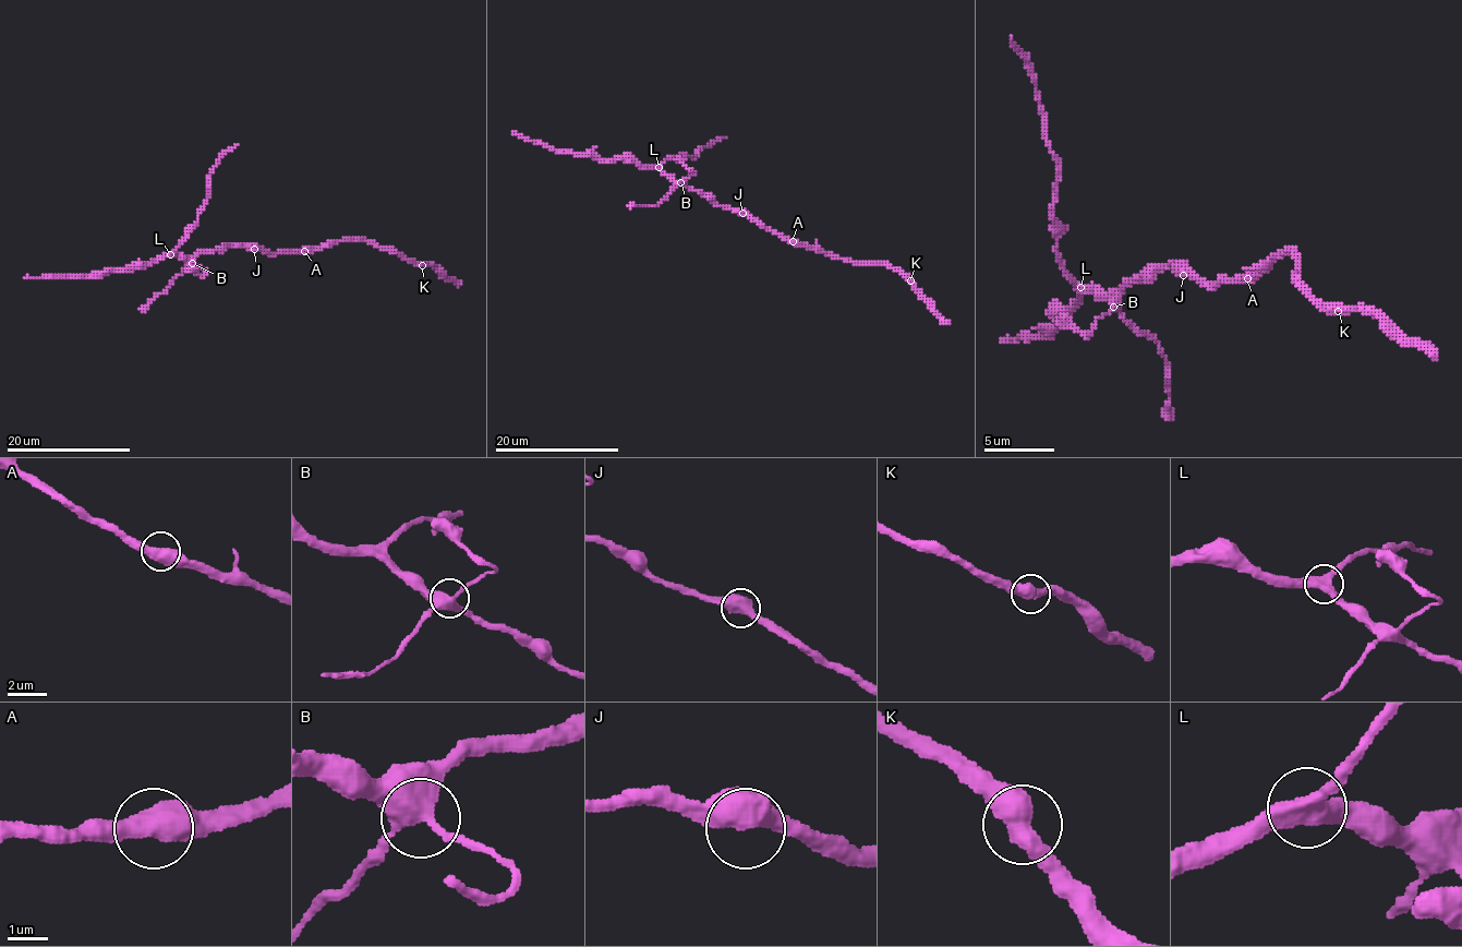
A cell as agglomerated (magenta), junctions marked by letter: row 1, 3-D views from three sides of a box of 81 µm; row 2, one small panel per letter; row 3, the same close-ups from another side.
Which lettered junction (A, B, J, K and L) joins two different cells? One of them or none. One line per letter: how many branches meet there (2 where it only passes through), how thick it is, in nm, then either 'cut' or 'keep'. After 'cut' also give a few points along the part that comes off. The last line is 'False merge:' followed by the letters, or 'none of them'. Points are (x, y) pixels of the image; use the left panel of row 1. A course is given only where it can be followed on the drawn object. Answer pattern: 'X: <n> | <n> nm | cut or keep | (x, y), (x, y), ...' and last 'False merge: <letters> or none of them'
A: 2 | 550 nm | keep
B: 3 | 420 nm | keep
J: 3 | 460 nm | keep
K: 2 | 550 nm | keep
L: 3 | 440 nm | keep
False merge: none of them

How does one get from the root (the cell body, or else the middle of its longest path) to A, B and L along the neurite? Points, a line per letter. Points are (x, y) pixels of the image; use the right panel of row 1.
A: (1180, 268), (1205, 283), (1243, 283), (1247, 278)
B: (1180, 268), (1151, 268), (1134, 278), (1120, 292), (1113, 307)
L: (1180, 268), (1151, 268), (1116, 292), (1088, 292), (1082, 286)

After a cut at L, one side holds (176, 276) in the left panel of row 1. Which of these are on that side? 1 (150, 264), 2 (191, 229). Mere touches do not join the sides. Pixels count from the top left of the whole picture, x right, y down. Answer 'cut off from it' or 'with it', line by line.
1: cut off from it
2: cut off from it

